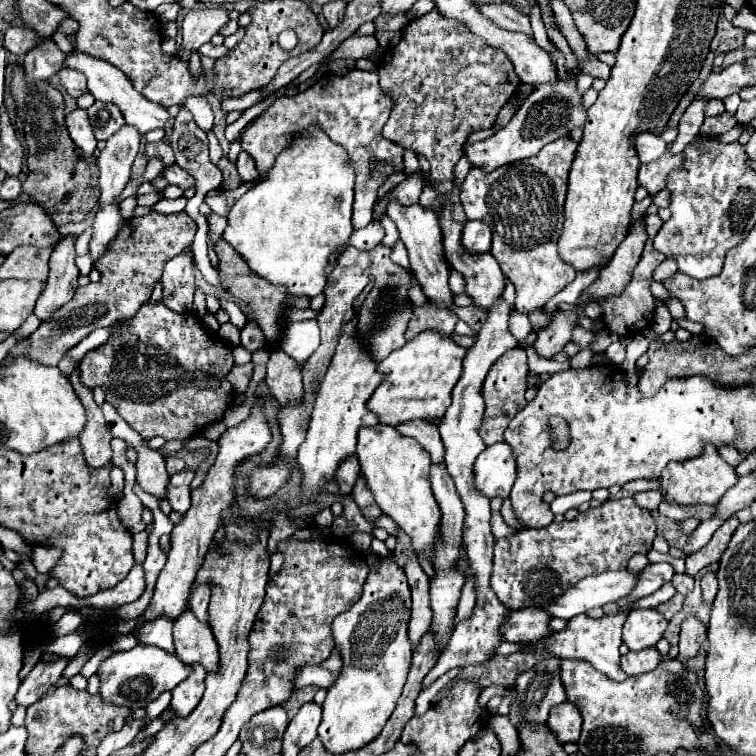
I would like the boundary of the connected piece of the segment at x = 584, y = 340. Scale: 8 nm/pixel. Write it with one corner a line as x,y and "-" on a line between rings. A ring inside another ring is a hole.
578,324
573,328
571,340
581,348
590,348
594,342
594,335
591,331
585,330

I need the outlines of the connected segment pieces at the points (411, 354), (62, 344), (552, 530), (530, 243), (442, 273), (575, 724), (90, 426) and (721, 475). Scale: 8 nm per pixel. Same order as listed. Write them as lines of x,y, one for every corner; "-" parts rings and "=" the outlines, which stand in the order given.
433,330
415,336
379,364
379,372
385,374
385,380
371,396
367,404
369,410
389,426
397,426
399,422
413,418
441,418
451,406
451,390
463,372
465,354
467,350
453,342
451,336
443,336
=
159,214
129,218
105,254
99,256
95,268
101,272
97,284
79,286
75,298
59,308
49,322
43,322
29,336
29,356
47,366
57,366
59,360
77,346
85,336
97,328
115,326
137,314
137,310
151,298
155,284
161,280
163,266
187,250
197,232
197,224
185,214
=
631,496
621,500
607,500
599,508
589,508
587,512
581,512
575,520
563,520
559,524
551,522
545,528
521,530
515,536
497,540
491,588
509,610
521,610
529,606
543,608
547,602
551,602
551,598
557,598
563,590
575,586
579,580
591,574
601,574
607,570
625,570
633,554
637,552
647,554
651,550
653,540
655,540
655,520
651,512
639,508
=
565,136
543,146
539,154
527,160
519,160
517,164
501,166
491,174
483,174
481,170
471,168
461,186
461,204
465,208
467,220
481,220
487,222
487,226
491,226
493,232
491,254
499,262
503,274
515,284
515,292
517,292
515,310
519,310
521,314
529,314
533,310
543,308
549,298
553,298
557,292
561,292
567,284
575,280
575,270
563,260
559,260
557,254
557,240
563,228
563,202
567,192
567,174
575,150
577,150
577,142
=
395,198
389,200
387,204
387,212
385,212
397,226
401,240
405,242
407,250
409,250
409,260
411,260
411,268
415,272
415,276
421,282
421,288
425,292
425,296
435,304
435,306
443,306
443,308
451,308
453,306
453,292
449,290
447,278
449,278
449,266
445,262
443,256
443,242
441,242
441,230
439,230
439,222
437,216
431,208
423,208
421,204
413,204
413,206
401,206
=
571,702
557,704
551,708
547,724
557,734
559,742
577,742
581,734
581,712
=
77,366
71,372
69,382
73,384
73,388
77,392
77,398
81,400
81,404
83,404
83,408
87,412
87,424
85,424
83,432
79,434
85,460
87,460
87,464
91,468
101,468
107,462
111,462
111,440
113,440
113,436
111,436
111,432
105,426
101,408
93,400
91,388
81,384
79,368
=
711,444
705,446
701,456
687,462
671,462
661,472
661,488
665,488
667,500
677,504
715,504
731,486
735,486
735,482
735,468
729,466

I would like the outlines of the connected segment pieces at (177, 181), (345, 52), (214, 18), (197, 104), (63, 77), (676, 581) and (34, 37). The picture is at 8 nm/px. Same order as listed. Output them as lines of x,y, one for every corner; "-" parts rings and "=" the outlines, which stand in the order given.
173,166
171,170
167,170
167,174
163,174
171,184
175,184
175,186
181,186
181,188
195,188
195,178
187,172
187,170
183,170
183,168
179,168
179,166
=
353,34
347,42
343,42
343,46
339,46
339,50
335,50
331,56
335,58
368,58
379,47
375,36
361,36
361,34
=
217,6
217,8
209,8
209,10
191,10
185,18
183,18
183,40
179,50
199,50
199,46
203,46
205,42
209,42
219,28
229,20
227,10
=
191,97
186,101
185,106
193,114
197,126
201,130
205,130
205,132
211,132
211,128
213,128
213,112
211,112
209,103
206,100
=
61,68
59,70
59,80
61,80
63,88
69,92
69,96
73,96
73,98
79,98
81,94
87,92
87,82
85,82
83,74
79,74
77,70
=
675,574
671,582
673,582
675,590
677,590
679,594
683,594
683,596
687,596
687,594
693,590
693,578
687,576
687,574
=
11,26
1,36
3,48
19,58
23,58
23,54
27,54
27,50
31,50
31,46
37,46
41,40
43,38
39,38
39,34
29,26

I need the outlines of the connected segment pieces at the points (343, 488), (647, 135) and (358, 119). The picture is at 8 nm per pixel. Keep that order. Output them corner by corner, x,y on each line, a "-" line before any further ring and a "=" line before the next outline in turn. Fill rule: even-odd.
353,454
353,456
345,458
339,464
339,470
335,472
335,482
339,484
339,492
342,495
351,494
357,478
359,478
359,462
357,462
357,456
=
641,132
635,136
635,150
637,150
641,162
645,164
645,162
659,158
667,150
667,144
661,140
661,136
657,136
653,132
=
351,70
345,76
335,76
327,72
309,90
299,92
293,98
289,96
277,98
263,114
259,114
253,122
249,122
249,130
243,130
241,134
241,148
257,162
257,170
261,178
265,178
277,154
283,152
293,140
293,134
307,126
317,124
327,136
331,136
333,142
339,142
351,154
353,166
357,170
353,228
363,228
373,220
373,206
377,200
379,186
385,182
385,178
391,172
395,172
397,166
403,166
403,158
401,158
403,148
395,146
393,142
387,142
387,138
383,138
381,134
381,128
385,126
391,108
393,108
391,98
387,98
379,90
377,72
-
371,156
381,158
375,170
369,168

